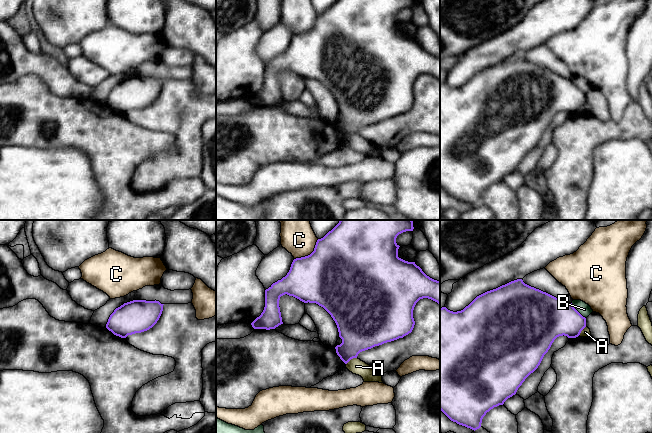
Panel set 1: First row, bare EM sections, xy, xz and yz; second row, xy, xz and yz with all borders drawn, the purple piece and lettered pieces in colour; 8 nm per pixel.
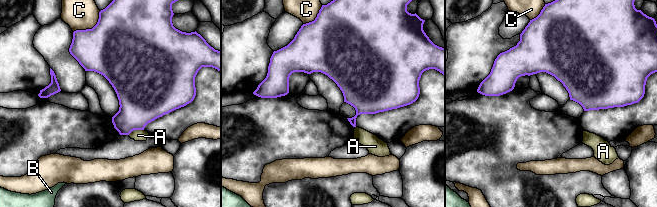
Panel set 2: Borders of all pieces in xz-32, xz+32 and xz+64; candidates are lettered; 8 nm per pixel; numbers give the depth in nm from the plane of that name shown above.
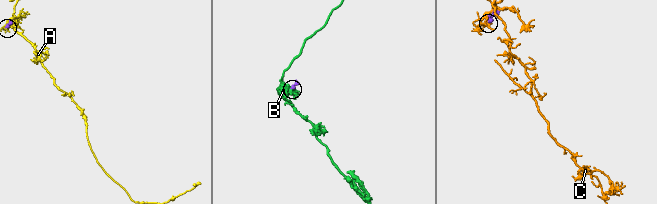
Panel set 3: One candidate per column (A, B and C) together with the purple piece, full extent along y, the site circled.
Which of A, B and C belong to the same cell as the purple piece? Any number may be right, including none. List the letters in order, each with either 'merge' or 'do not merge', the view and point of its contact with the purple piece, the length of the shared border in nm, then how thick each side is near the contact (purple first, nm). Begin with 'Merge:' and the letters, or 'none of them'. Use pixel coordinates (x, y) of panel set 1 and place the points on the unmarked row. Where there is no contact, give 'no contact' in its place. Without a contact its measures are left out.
Merge: none of them
A: do not merge; contact xz (351, 134); length 110 nm; calibres 340 and 120 nm
B: do not merge; contact yz (577, 87); length 170 nm; calibres 360 and 100 nm
C: do not merge; contact xz (310, 30); length 260 nm; calibres 500 and 260 nm

